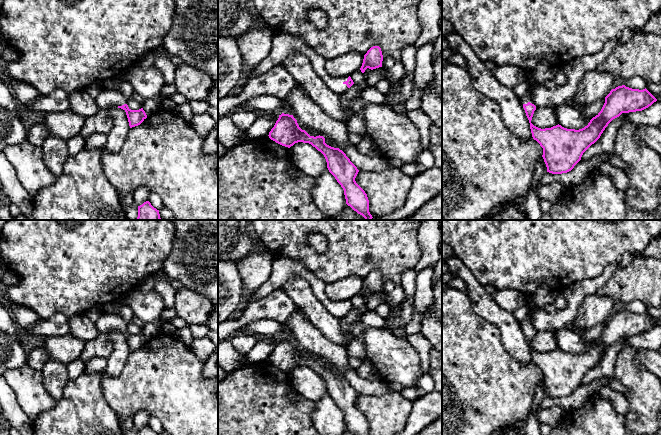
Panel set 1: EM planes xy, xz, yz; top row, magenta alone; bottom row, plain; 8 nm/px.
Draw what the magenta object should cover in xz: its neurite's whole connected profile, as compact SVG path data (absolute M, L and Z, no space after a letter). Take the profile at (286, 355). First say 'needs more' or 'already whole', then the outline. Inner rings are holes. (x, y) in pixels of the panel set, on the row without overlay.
already whole; M284 337L279 339L268 360L288 372L298 366L311 368L324 379L329 396L344 414L346 428L354 435L369 435L367 418L355 405L359 394L342 374L327 369L323 360L310 360L299 351L293 339Z

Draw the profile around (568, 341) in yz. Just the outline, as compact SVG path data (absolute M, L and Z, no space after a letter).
M566 328L557 330L555 334L559 349L567 353L582 353L587 350L591 344L582 340L581 333Z

